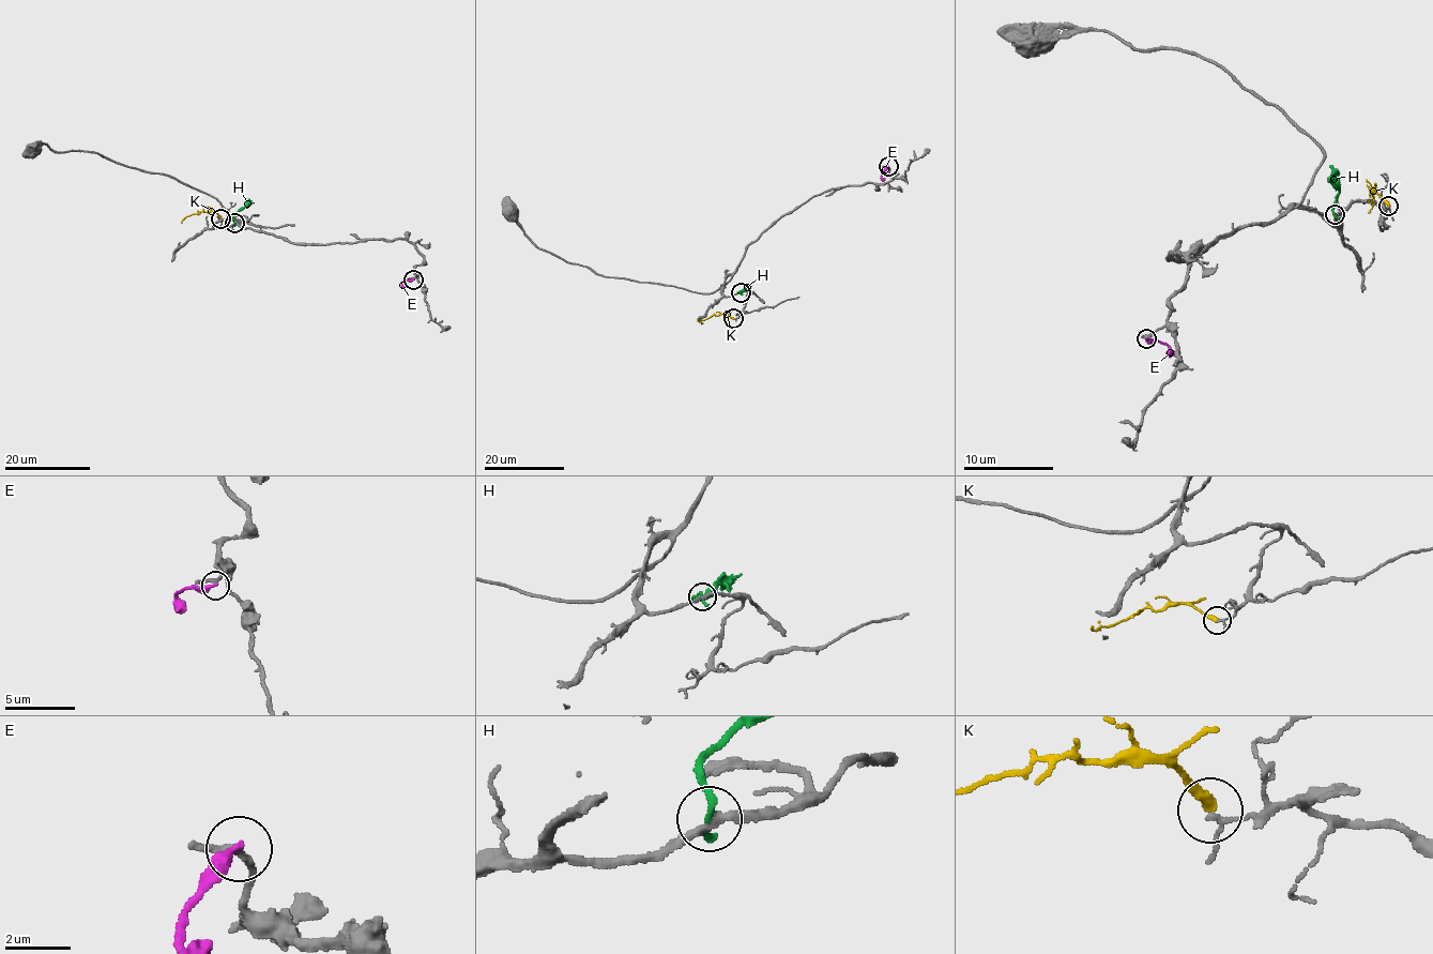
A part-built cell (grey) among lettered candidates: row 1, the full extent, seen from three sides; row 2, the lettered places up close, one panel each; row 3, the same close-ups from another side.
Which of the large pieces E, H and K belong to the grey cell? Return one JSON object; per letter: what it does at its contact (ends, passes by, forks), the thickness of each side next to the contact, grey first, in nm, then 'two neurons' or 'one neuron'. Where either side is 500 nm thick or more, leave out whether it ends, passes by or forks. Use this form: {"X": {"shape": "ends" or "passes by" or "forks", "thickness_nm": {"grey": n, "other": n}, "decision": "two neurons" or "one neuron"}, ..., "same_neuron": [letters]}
{"E": {"shape": "ends", "thickness_nm": {"grey": 220, "other": 360}, "decision": "two neurons"}, "H": {"shape": "ends", "thickness_nm": {"grey": 240, "other": 240}, "decision": "two neurons"}, "K": {"shape": "ends", "thickness_nm": {"grey": 120, "other": 320}, "decision": "one neuron"}, "same_neuron": ["K"]}

